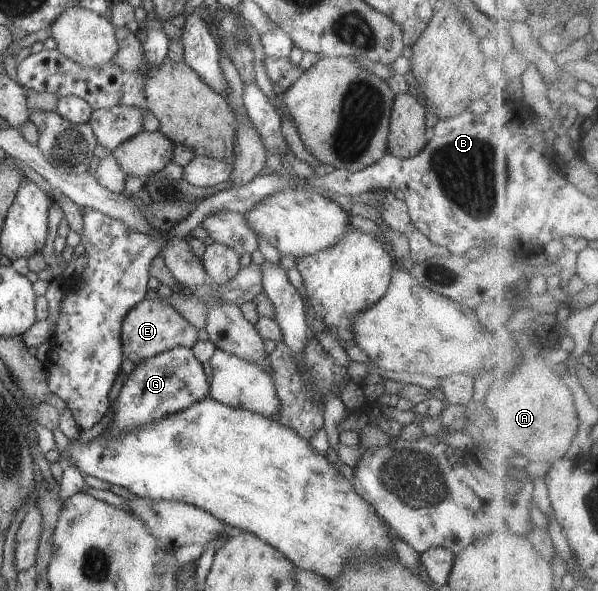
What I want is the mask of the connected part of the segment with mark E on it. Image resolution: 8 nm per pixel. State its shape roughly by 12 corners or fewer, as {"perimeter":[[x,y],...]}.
{"perimeter":[[146,298],[122,322],[122,351],[135,365],[198,330],[169,305]]}

